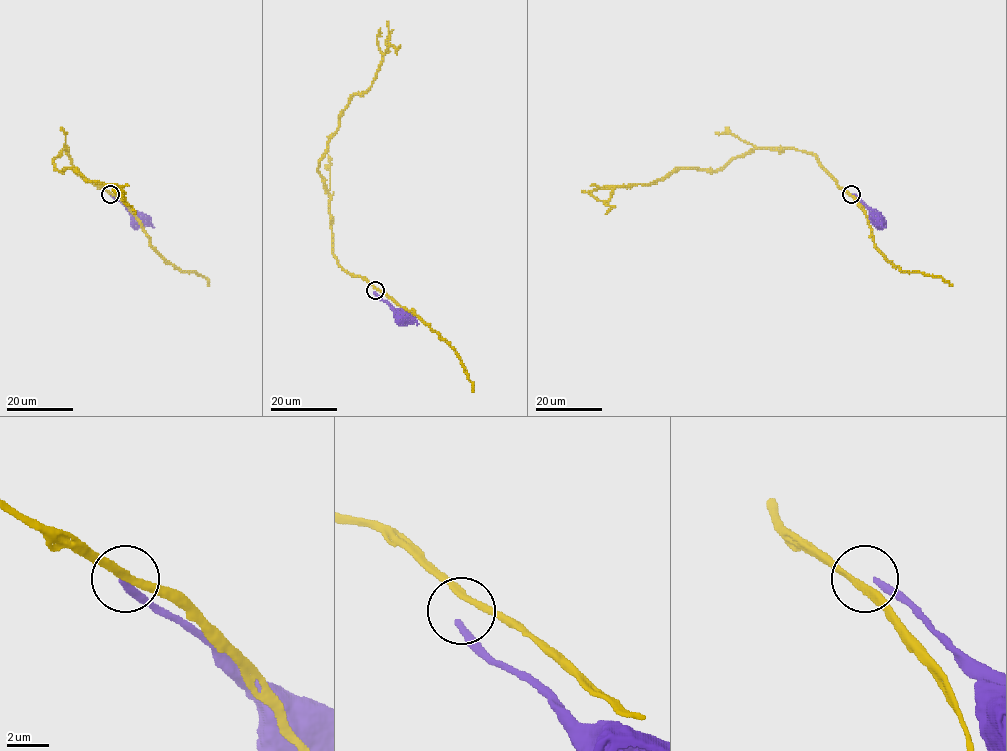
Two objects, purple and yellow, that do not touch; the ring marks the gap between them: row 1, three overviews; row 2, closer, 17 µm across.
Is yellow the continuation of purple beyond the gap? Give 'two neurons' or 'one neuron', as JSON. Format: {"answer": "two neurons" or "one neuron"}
{"answer": "two neurons"}

